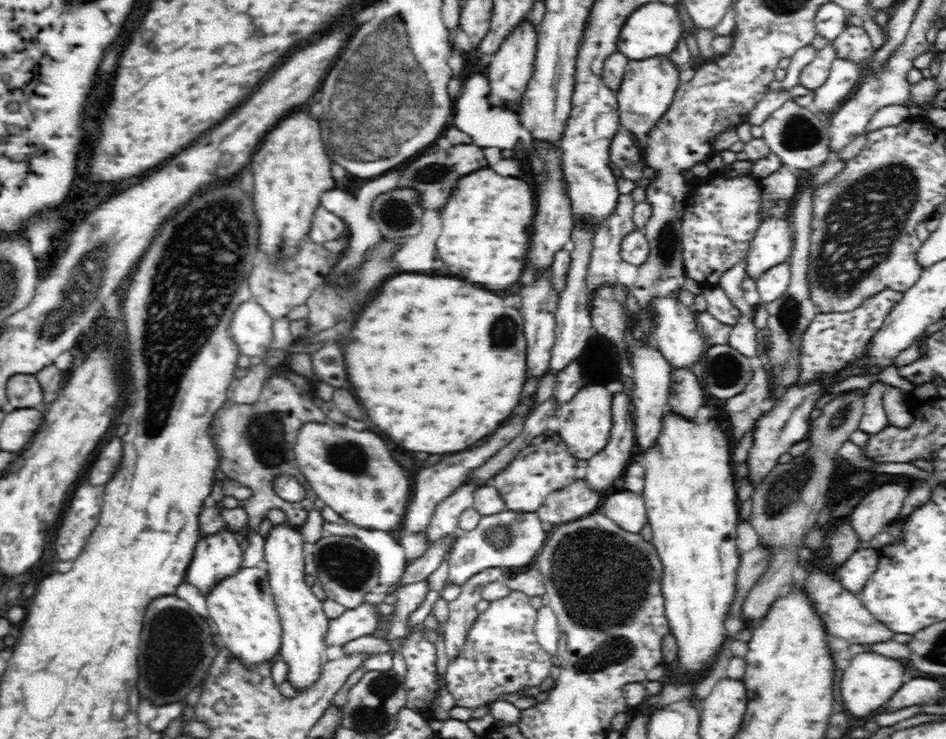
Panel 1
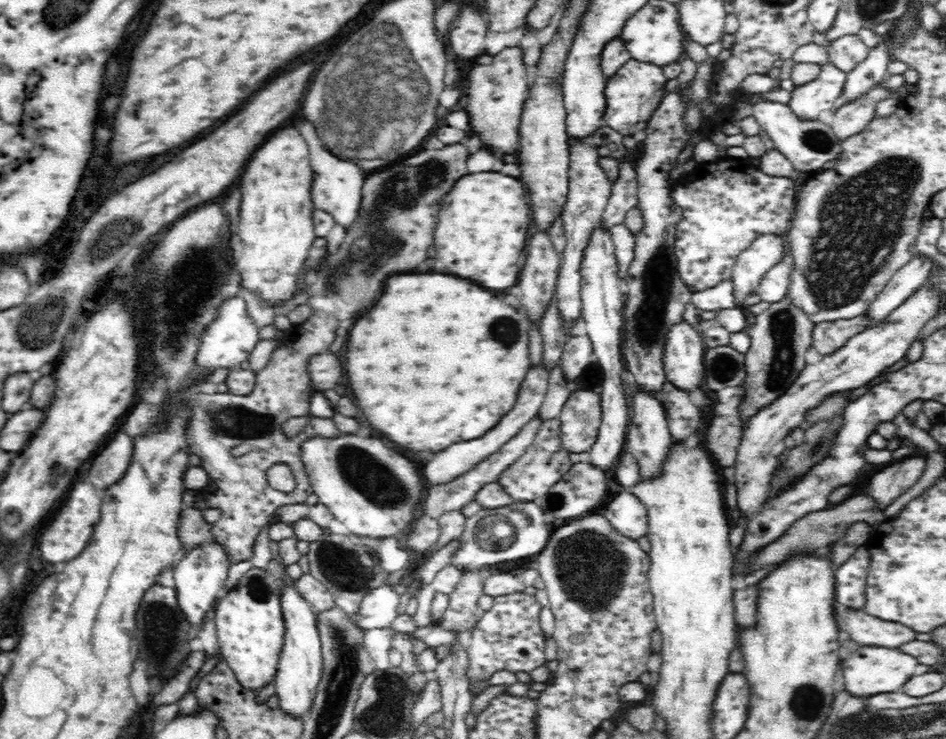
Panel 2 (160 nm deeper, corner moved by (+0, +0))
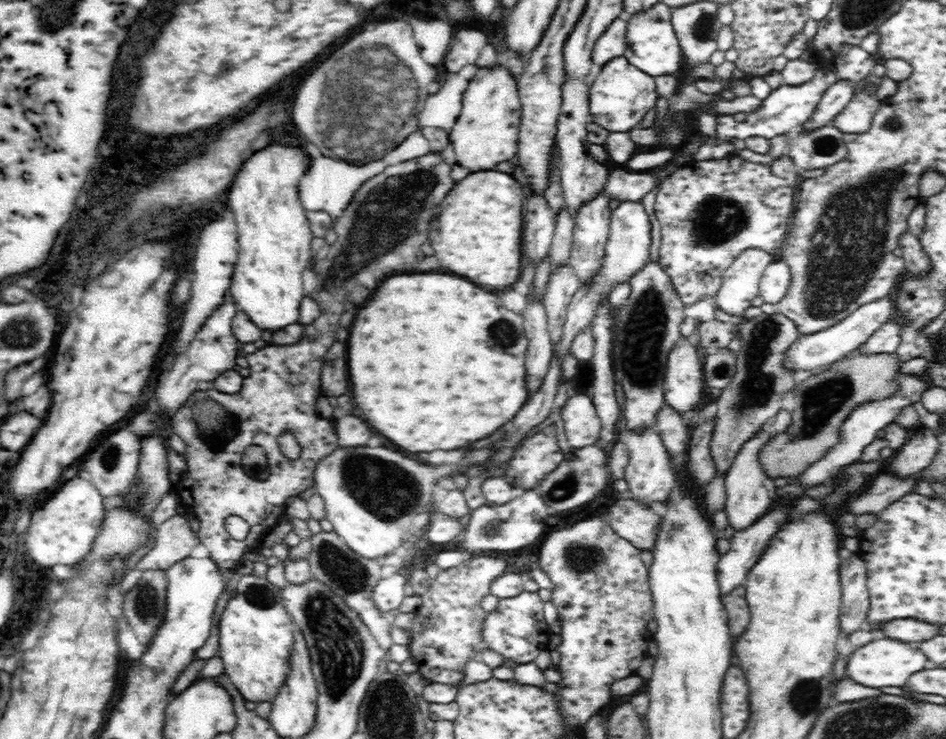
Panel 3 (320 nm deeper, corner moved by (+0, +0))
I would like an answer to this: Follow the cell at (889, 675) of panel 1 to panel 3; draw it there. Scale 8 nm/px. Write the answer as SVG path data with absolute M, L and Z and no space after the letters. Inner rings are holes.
M875 638L872 642L857 648L847 660L846 676L859 685L870 688L882 686L904 686L912 674L924 670L928 658L915 643L896 641L894 638Z

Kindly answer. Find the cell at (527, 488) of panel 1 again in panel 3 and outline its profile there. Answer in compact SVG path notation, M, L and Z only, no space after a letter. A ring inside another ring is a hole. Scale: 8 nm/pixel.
M555 425L547 426L516 450L504 476L513 487L535 489L539 481L552 473L564 459L565 452L557 442Z

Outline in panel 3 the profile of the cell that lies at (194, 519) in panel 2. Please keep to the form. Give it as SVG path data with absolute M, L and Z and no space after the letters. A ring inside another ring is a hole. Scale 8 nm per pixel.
M174 515L158 527L152 549L135 565L135 570L166 570L191 556L201 542L184 515Z

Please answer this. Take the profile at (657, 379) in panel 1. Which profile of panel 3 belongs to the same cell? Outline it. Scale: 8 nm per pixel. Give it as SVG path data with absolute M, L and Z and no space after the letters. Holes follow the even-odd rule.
M644 428L643 431L630 431L618 434L618 440L623 441L629 450L629 462L624 468L625 476L622 478L628 484L628 491L624 495L644 507L653 508L654 504L666 502L673 496L680 486L680 479L674 478L670 471L672 456L666 451L661 436L652 428Z

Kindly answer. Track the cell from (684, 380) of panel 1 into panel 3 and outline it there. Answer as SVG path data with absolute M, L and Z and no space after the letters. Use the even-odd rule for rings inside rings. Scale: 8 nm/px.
M663 405L654 429L661 436L662 443L665 444L670 456L676 457L687 453L687 443L691 433L682 426L681 415L678 412L675 414L672 407Z

